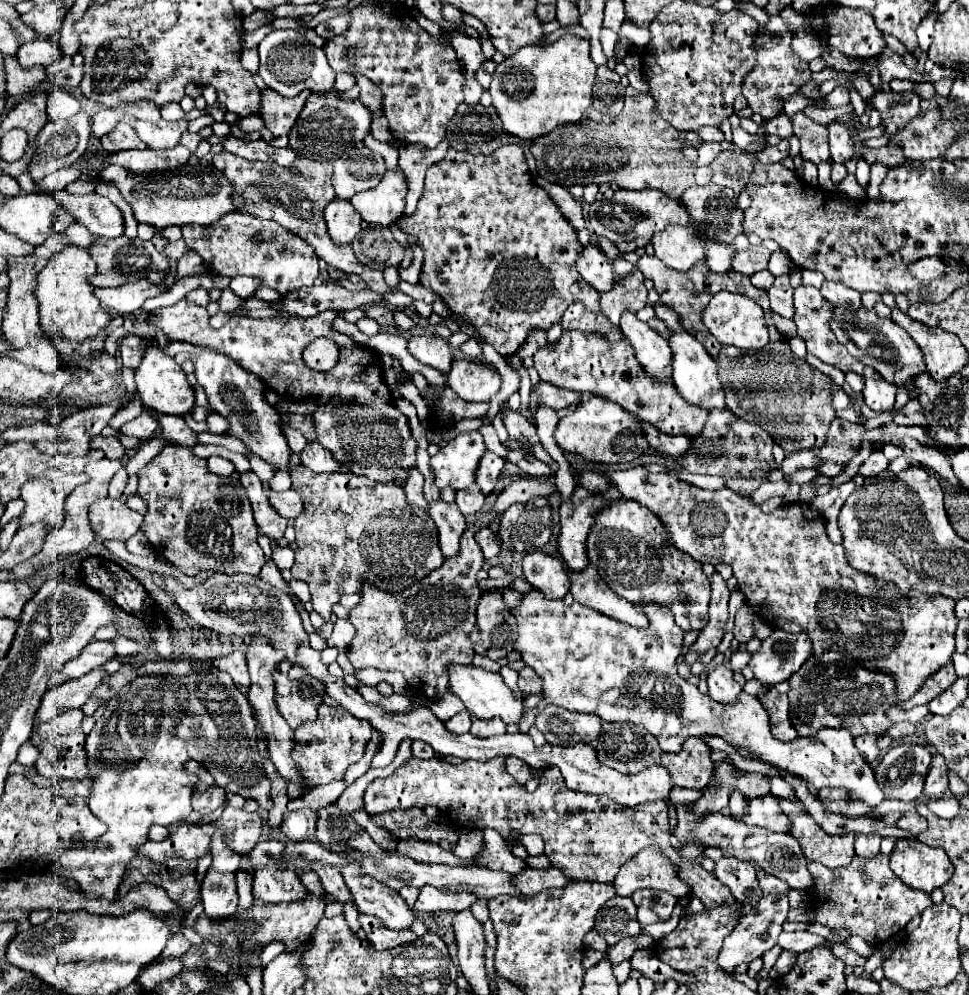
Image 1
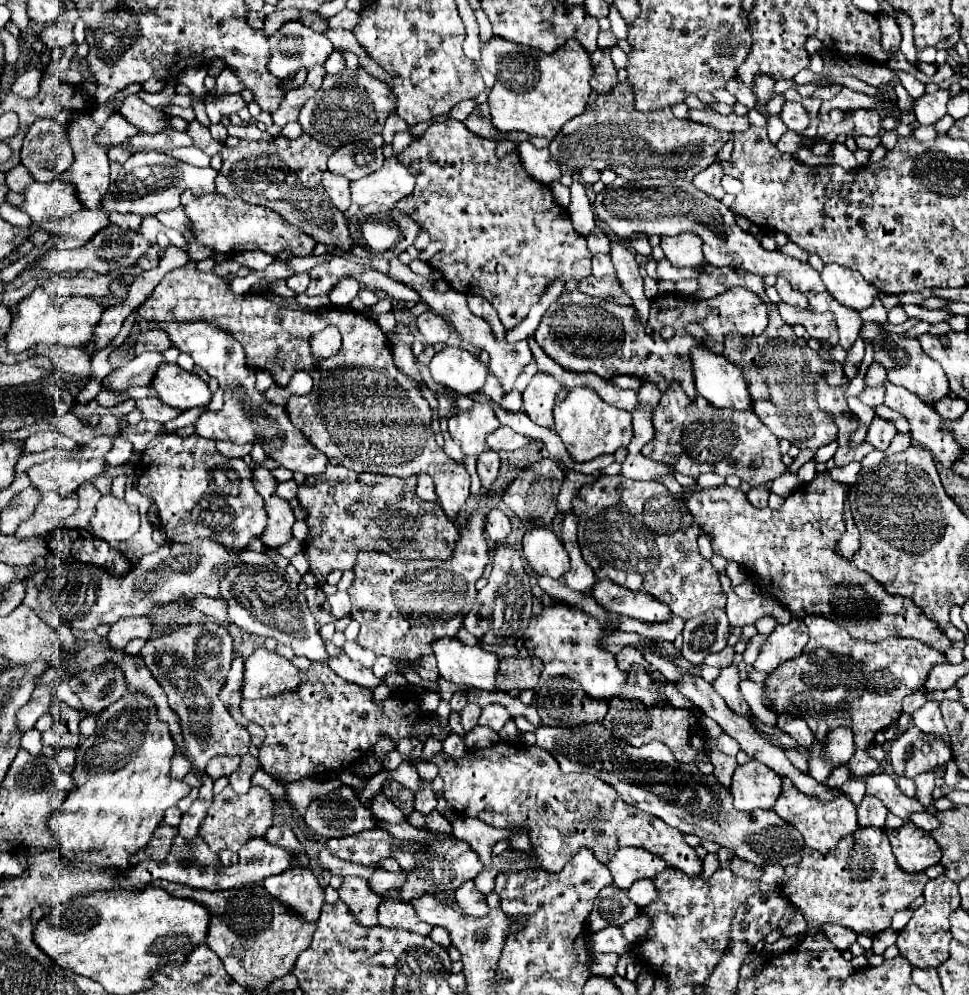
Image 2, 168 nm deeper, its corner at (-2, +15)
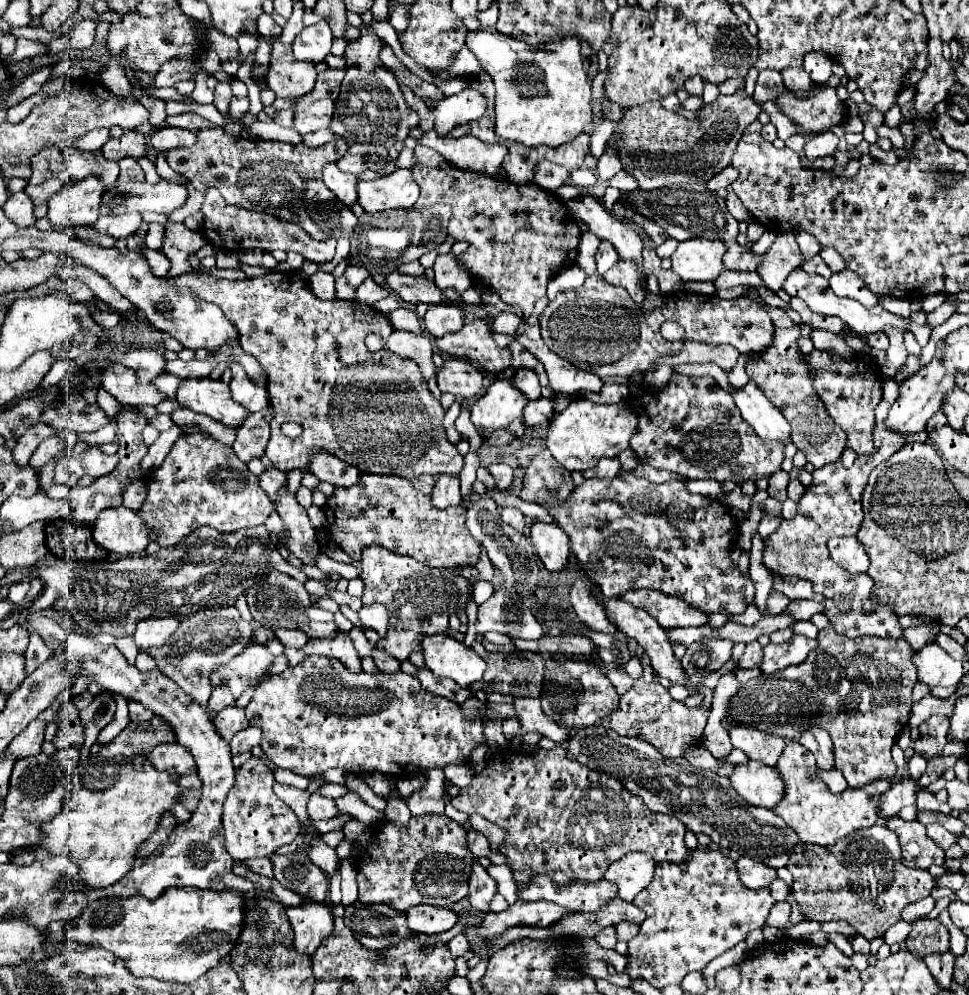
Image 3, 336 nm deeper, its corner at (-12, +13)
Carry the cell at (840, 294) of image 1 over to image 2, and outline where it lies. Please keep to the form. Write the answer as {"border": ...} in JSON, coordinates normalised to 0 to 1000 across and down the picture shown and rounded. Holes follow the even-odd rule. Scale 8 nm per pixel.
{"border":[[[851,265],[847,281],[853,293],[866,306],[884,314],[897,310],[907,295],[899,285],[891,281],[891,277],[886,277],[886,273],[878,273],[876,269],[870,269],[866,265]]]}

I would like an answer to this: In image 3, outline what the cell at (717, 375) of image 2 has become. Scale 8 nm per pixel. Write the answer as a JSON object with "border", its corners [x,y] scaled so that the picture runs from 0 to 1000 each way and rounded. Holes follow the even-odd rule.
{"border":[[[773,384],[769,392],[761,392],[756,396],[759,408],[765,412],[767,422],[779,432],[779,436],[787,442],[816,442],[816,428],[810,418],[800,410],[785,392]]]}

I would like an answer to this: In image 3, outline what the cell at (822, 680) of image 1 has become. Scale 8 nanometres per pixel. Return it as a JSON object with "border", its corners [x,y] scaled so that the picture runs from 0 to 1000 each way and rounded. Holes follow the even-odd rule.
{"border":[[[858,629],[844,636],[843,644],[843,653],[839,653],[829,667],[802,673],[802,677],[785,677],[765,689],[752,704],[754,724],[814,744],[825,742],[827,736],[837,730],[845,730],[856,736],[861,749],[862,770],[878,792],[909,782],[922,782],[926,770],[920,762],[920,750],[938,726],[942,706],[940,693],[946,685],[946,673],[942,673],[942,665],[938,665],[942,659],[940,649],[932,641],[874,641],[864,637]]]}

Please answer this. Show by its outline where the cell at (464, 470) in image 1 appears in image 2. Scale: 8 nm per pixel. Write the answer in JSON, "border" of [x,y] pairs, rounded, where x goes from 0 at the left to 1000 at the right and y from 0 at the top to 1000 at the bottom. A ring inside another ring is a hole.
{"border":[[[488,406],[484,414],[470,414],[463,420],[463,436],[476,446],[480,458],[494,458],[503,450],[503,438],[515,430],[515,422],[505,406]]]}

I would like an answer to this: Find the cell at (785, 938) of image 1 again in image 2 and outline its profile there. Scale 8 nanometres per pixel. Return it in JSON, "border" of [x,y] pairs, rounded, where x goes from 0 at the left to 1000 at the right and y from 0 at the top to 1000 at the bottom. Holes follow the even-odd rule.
{"border":[[[849,929],[843,935],[845,935],[845,939],[853,941],[858,945],[858,949],[862,949],[866,955],[876,955],[878,949],[884,945],[884,939],[878,937],[878,933],[870,933],[870,931],[862,931],[862,929]]]}

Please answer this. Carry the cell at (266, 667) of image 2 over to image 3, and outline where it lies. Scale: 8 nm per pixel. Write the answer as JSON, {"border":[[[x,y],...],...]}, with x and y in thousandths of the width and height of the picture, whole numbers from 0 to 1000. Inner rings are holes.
{"border":[[[269,647],[255,649],[247,659],[243,659],[236,667],[226,669],[216,677],[218,689],[224,691],[232,687],[243,702],[251,697],[253,691],[267,685],[269,679],[276,677],[276,671],[282,667],[282,657],[276,655]]]}

